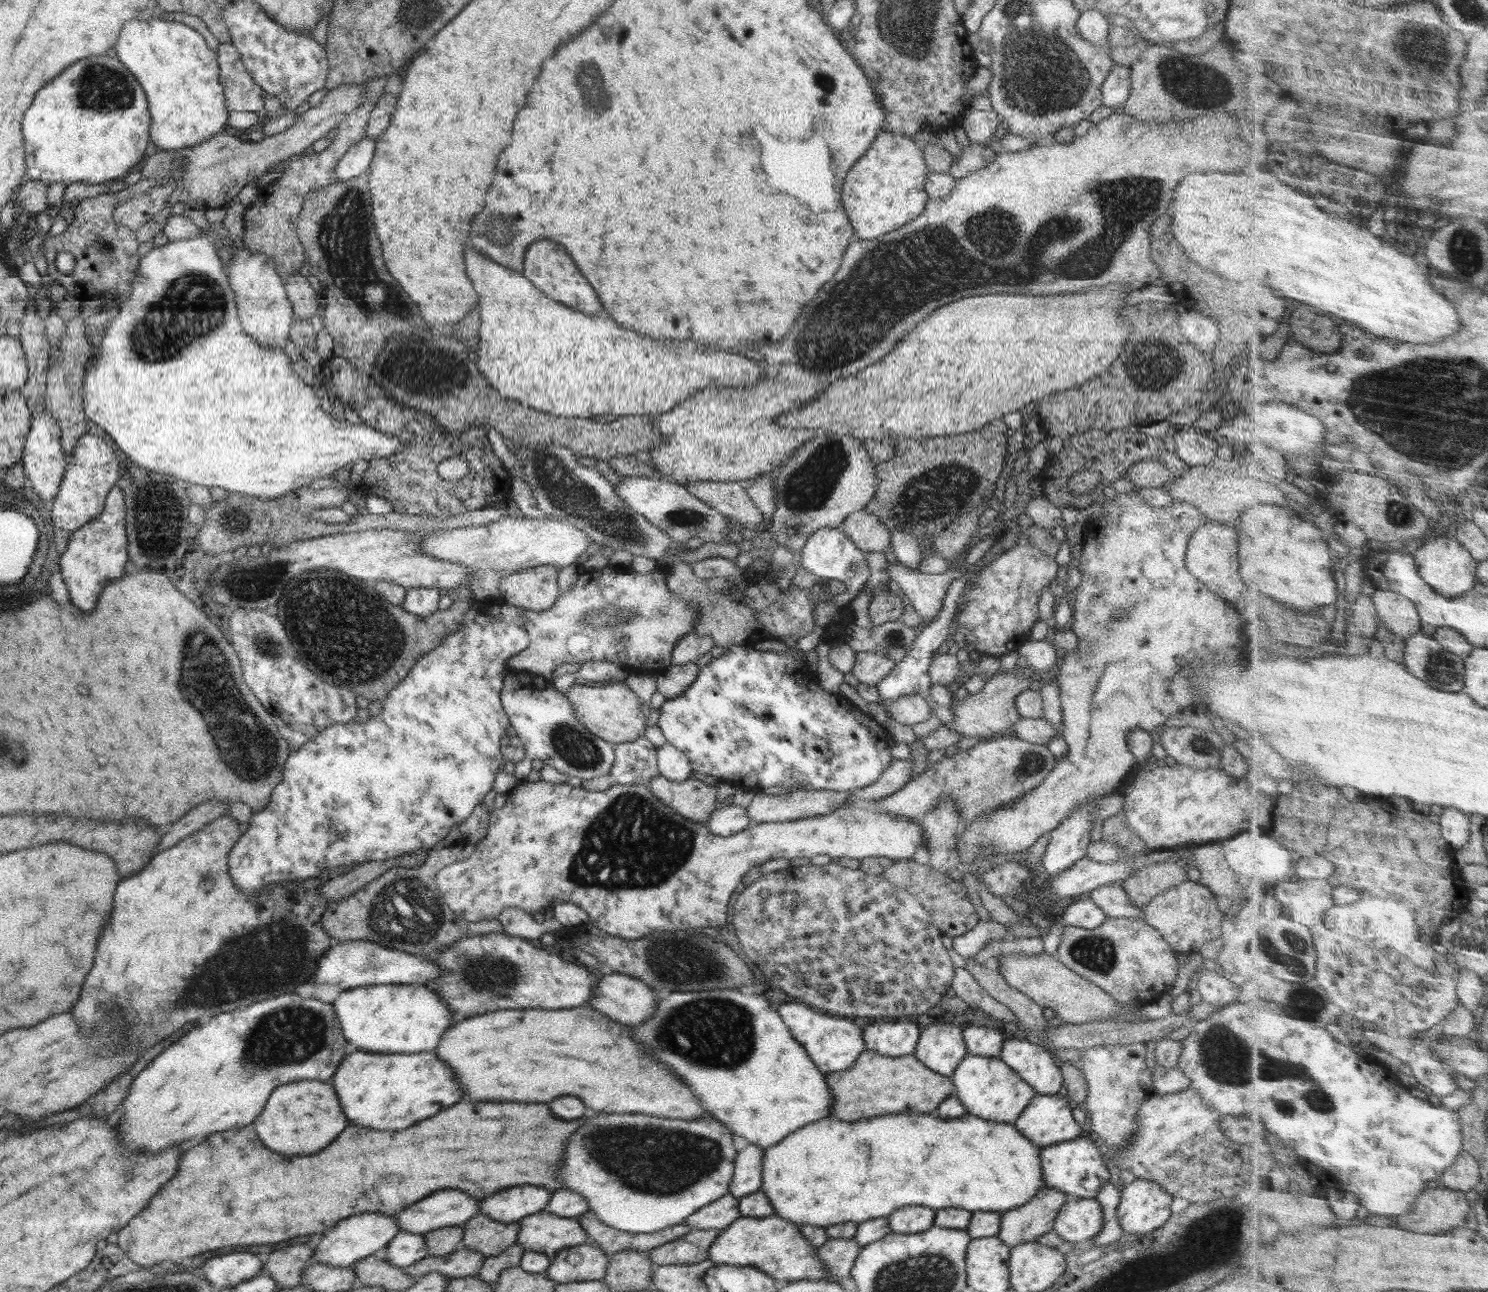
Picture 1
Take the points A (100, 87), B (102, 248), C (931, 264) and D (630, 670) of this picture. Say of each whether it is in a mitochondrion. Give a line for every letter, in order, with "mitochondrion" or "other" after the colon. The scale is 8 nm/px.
A: mitochondrion
B: mitochondrion
C: mitochondrion
D: other

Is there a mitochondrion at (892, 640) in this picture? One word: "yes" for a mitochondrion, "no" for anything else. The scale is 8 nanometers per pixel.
yes

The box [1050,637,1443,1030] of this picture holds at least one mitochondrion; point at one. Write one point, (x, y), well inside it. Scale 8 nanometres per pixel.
(1293, 946)

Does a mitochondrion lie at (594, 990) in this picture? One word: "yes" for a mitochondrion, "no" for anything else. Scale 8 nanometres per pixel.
no

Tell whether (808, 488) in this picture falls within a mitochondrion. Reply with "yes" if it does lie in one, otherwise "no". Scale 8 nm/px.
yes

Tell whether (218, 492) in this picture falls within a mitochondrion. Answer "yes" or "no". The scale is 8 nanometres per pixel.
no

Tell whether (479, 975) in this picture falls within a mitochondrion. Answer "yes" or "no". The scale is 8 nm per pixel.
yes

